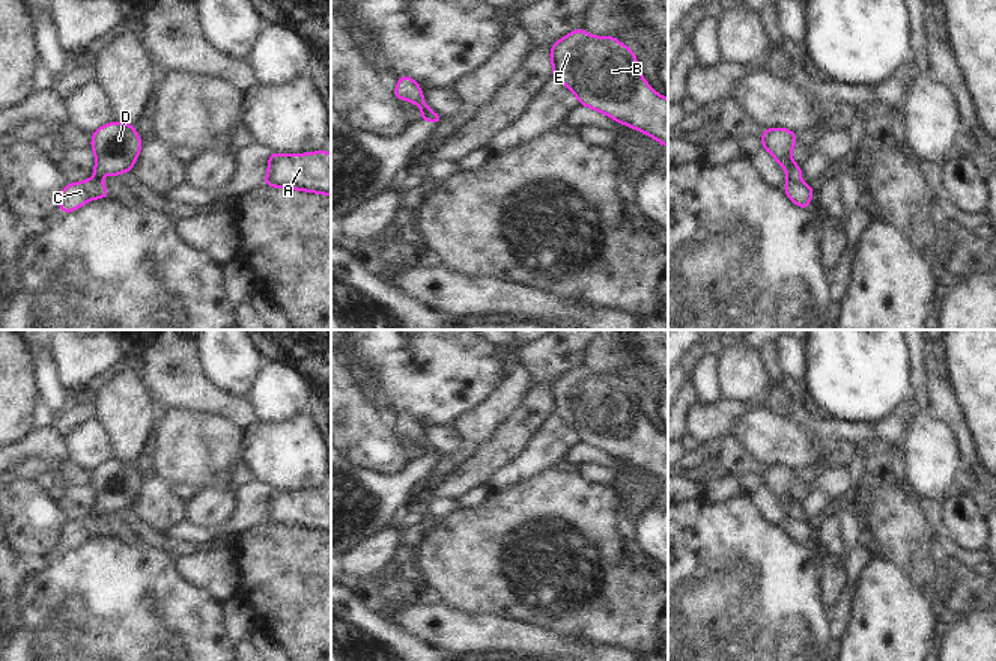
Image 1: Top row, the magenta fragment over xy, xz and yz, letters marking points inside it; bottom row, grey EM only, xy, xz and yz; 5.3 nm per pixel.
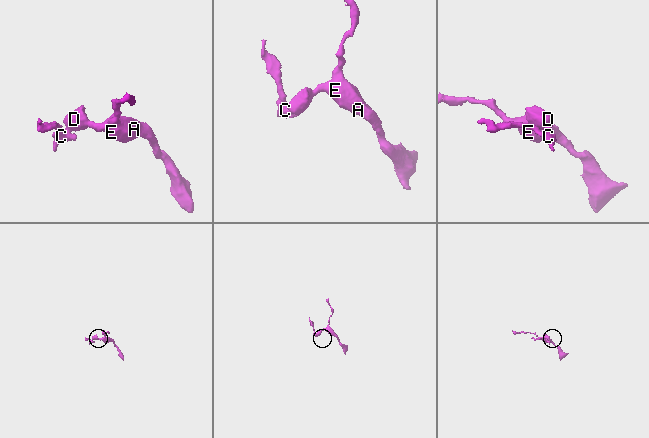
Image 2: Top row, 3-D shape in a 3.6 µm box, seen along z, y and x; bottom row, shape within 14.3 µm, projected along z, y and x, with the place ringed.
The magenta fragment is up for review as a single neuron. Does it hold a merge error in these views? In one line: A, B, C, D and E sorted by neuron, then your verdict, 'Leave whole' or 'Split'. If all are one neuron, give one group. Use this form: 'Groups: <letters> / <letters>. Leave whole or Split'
Groups: A B D E / C. Split.

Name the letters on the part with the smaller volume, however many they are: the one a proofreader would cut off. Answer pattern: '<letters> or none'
C

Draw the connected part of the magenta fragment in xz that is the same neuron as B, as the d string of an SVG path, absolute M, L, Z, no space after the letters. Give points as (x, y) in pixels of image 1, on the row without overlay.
M579 364L558 376L549 394L552 414L570 426L579 443L668 485L668 437L642 414L632 385L615 373L594 373Z

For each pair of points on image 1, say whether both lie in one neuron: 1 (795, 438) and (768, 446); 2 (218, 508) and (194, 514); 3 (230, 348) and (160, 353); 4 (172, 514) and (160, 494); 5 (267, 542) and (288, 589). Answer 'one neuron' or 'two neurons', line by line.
1: one neuron
2: one neuron
3: two neurons
4: one neuron
5: one neuron

